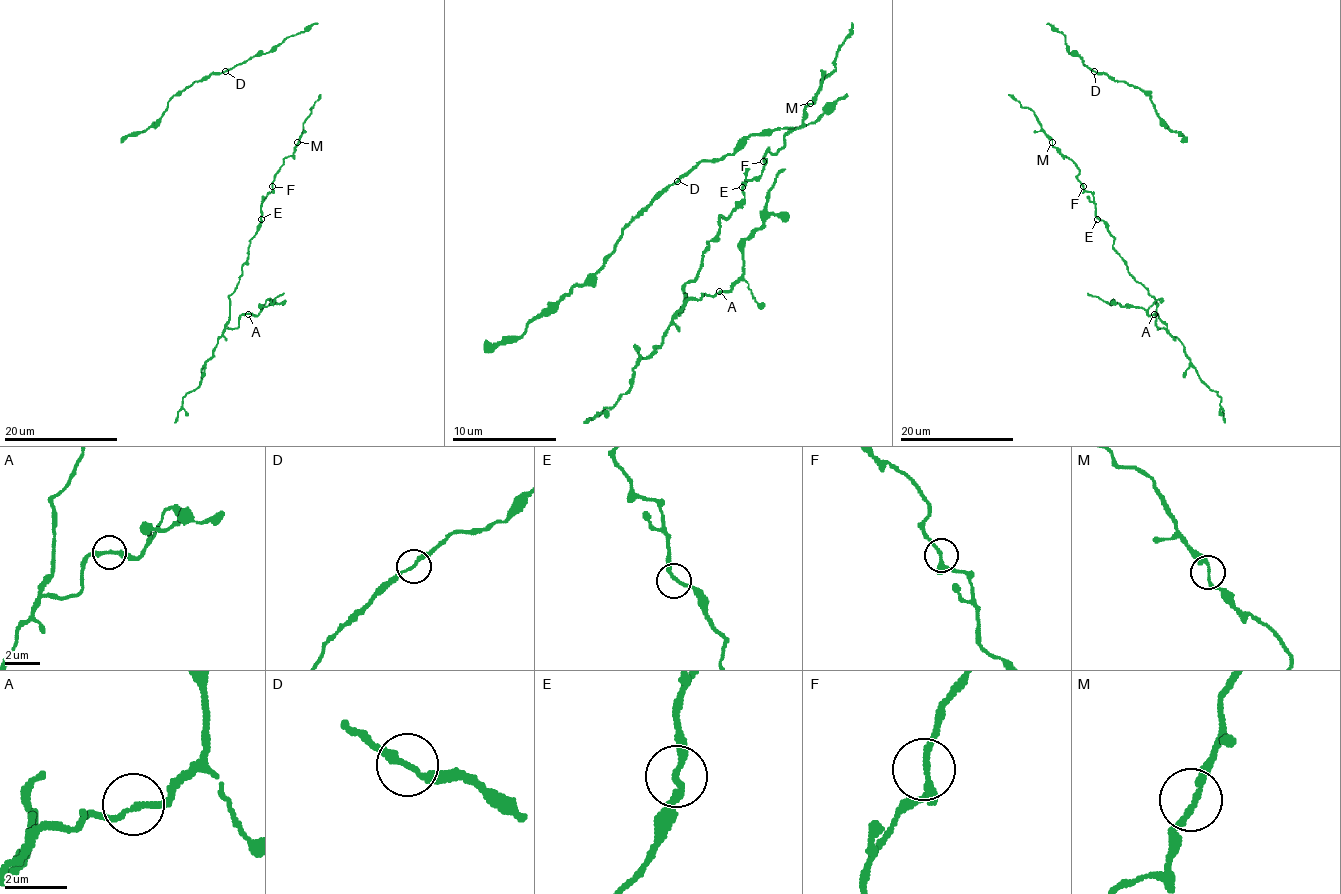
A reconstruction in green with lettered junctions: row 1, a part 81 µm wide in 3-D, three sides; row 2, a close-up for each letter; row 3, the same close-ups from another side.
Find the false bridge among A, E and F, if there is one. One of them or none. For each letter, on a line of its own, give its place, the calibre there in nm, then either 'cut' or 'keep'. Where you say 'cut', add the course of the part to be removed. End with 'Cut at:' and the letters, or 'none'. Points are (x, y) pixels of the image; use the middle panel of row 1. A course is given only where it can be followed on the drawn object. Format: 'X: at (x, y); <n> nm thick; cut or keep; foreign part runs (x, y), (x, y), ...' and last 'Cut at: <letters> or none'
A: at (719, 291); 200 nm thick; keep
E: at (742, 187); 200 nm thick; keep
F: at (763, 161); 240 nm thick; cut
Cut at: F

